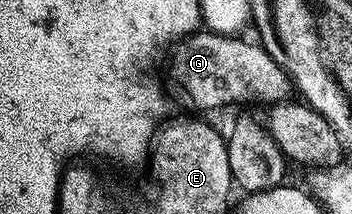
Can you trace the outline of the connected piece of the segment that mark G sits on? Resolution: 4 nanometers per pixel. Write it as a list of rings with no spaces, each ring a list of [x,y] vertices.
[[[197,30],[170,45],[170,66],[167,80],[177,101],[195,110],[215,110],[245,101],[250,94],[267,104],[288,99],[293,92],[293,81],[270,52],[260,43],[243,40],[241,36],[225,36],[210,30]]]

